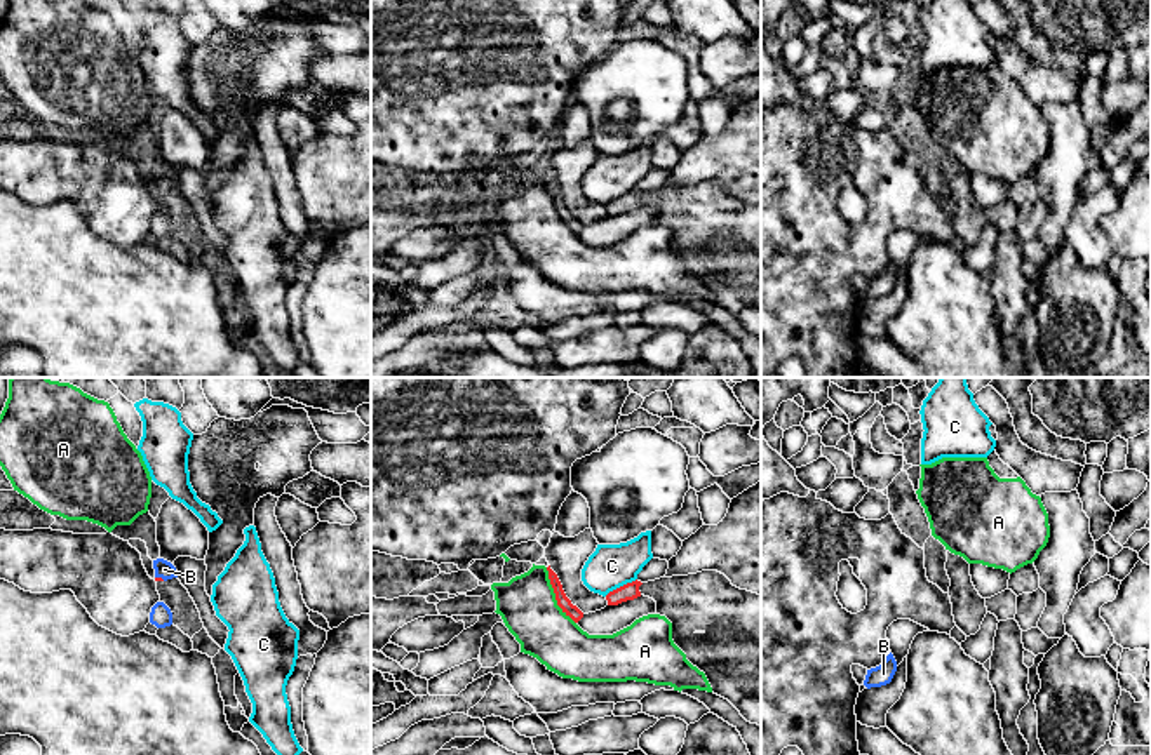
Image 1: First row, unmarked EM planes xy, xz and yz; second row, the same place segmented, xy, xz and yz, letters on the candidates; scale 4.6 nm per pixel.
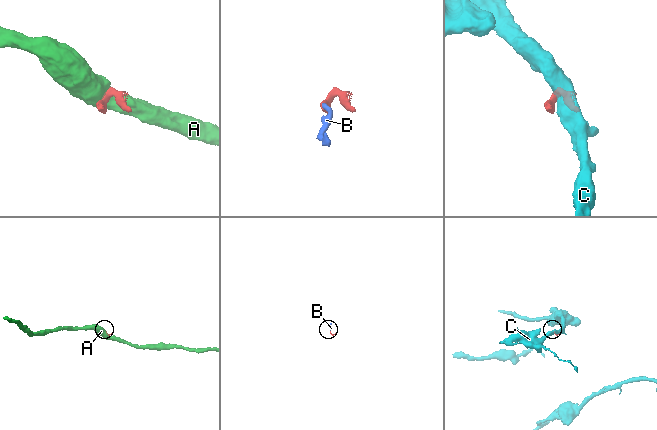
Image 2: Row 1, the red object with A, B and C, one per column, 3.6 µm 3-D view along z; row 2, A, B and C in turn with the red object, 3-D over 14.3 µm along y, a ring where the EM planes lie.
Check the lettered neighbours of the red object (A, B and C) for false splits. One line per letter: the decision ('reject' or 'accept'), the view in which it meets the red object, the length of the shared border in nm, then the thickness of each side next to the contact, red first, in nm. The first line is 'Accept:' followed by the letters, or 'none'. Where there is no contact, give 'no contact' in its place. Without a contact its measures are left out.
Accept: B
A: reject | xz | 300 nm | 60/260 nm
B: accept | xy | 50 nm | 20/90 nm
C: reject | xz | 170 nm | 80/200 nm

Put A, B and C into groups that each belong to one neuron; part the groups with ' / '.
A / B / C

